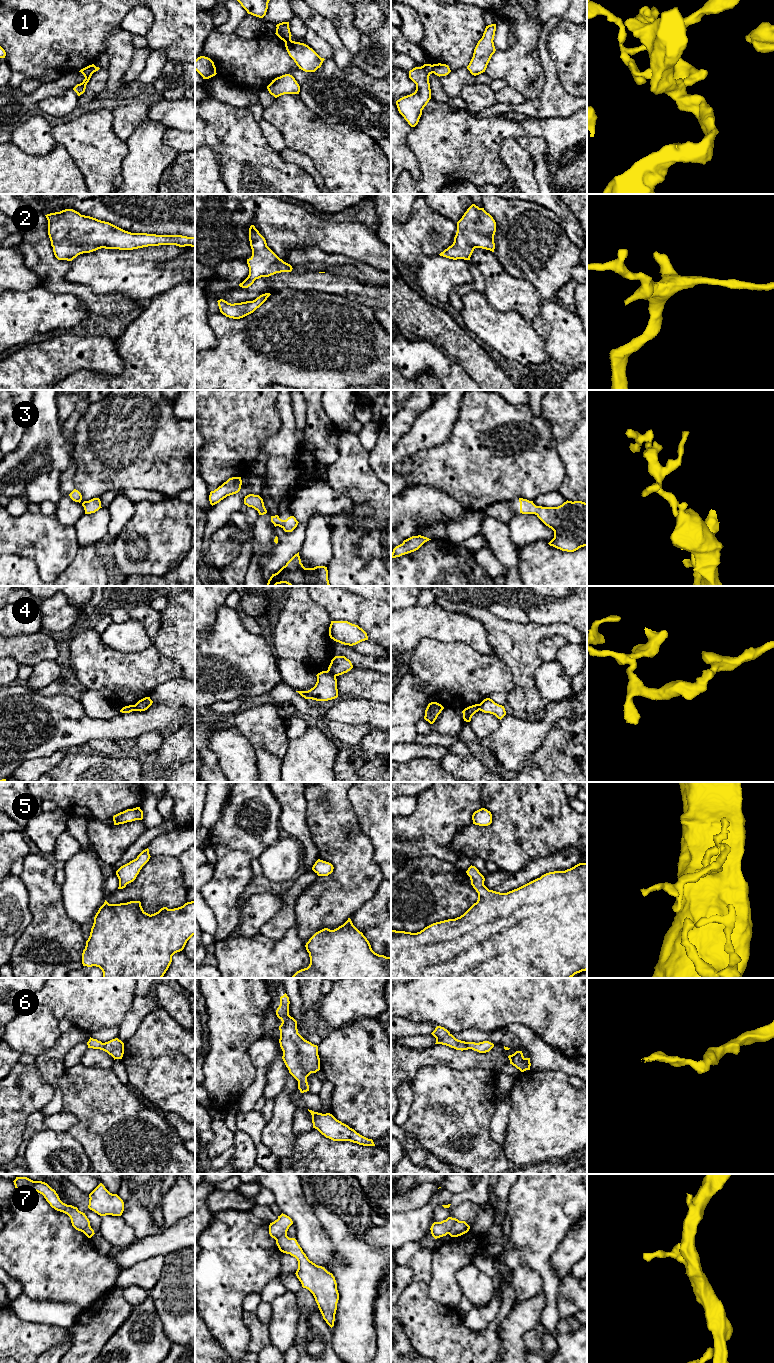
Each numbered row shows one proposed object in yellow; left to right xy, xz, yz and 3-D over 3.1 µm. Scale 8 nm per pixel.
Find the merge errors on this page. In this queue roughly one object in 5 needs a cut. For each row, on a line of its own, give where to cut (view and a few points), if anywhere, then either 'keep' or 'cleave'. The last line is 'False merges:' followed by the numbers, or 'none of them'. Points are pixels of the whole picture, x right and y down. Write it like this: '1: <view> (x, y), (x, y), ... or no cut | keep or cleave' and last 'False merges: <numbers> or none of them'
1: yz (432, 65), (434, 72) | cleave
2: no cut | keep
3: no cut | keep
4: xz (327, 670), (335, 676) | cleave
5: no cut | keep
6: no cut | keep
7: yz (458, 1220), (448, 1233) | cleave
False merges: 1, 4, 7

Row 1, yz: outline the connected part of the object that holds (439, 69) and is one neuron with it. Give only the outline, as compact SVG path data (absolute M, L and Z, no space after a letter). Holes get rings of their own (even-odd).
M438 63L438 64L433 64L433 72L435 75L440 77L448 75L451 72L451 70L448 65Z

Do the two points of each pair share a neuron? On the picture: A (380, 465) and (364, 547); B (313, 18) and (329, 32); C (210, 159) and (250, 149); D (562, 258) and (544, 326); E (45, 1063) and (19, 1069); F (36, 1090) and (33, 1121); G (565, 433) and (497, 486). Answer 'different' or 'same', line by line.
A: different
B: same
C: different
D: different
E: different
F: different
G: different

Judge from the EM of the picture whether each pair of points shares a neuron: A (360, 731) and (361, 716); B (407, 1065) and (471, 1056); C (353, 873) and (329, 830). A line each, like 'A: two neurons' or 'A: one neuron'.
A: two neurons
B: one neuron
C: one neuron

